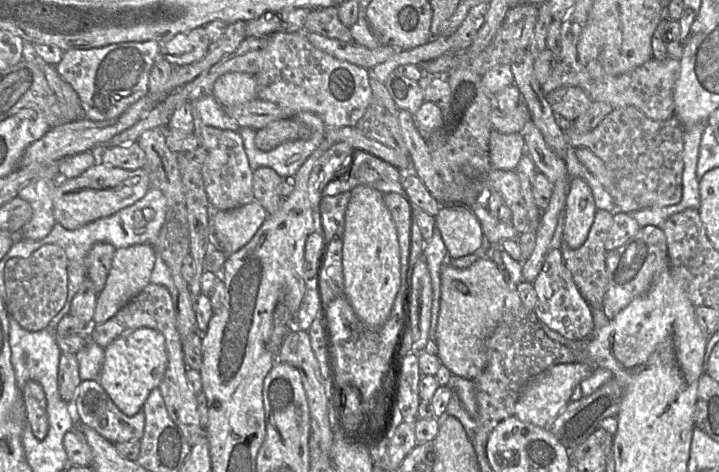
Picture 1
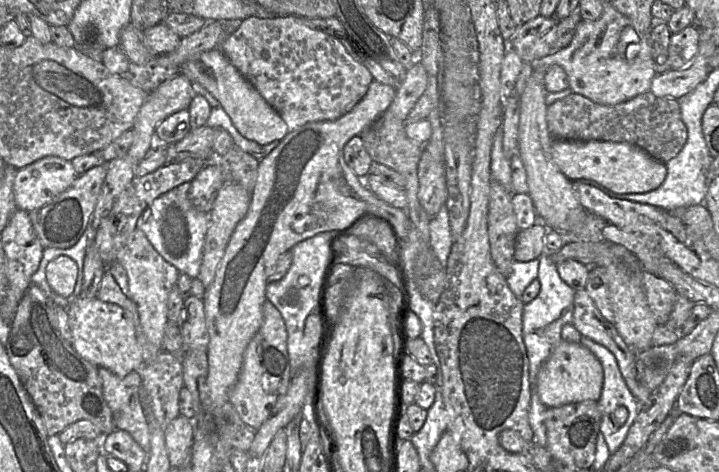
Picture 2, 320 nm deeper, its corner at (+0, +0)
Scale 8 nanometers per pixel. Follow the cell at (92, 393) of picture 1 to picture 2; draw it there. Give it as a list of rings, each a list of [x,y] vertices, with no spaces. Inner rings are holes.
[[[98,367],[98,374],[102,381],[103,397],[111,410],[115,429],[128,432],[148,453],[150,434],[145,409],[140,402],[139,371],[132,371],[121,378],[107,368]]]

